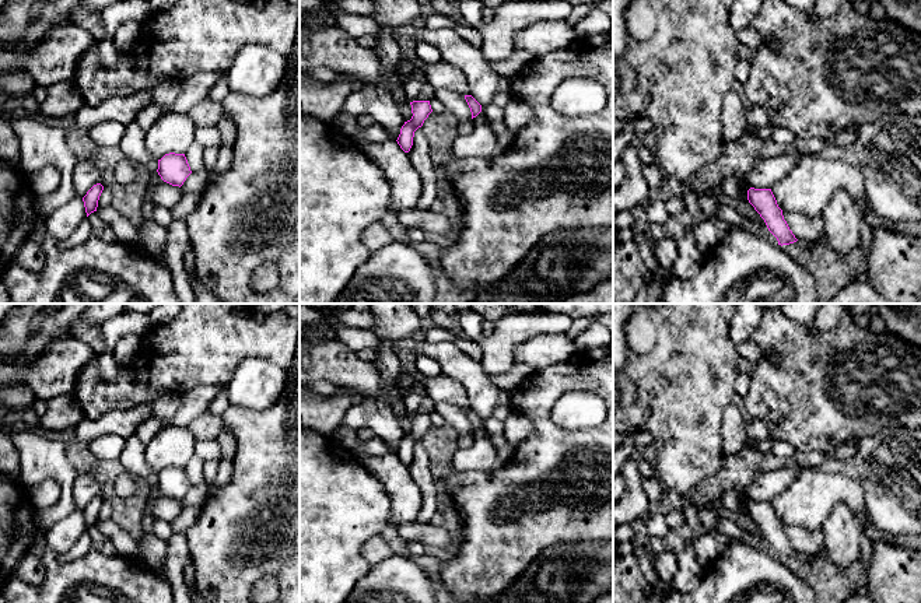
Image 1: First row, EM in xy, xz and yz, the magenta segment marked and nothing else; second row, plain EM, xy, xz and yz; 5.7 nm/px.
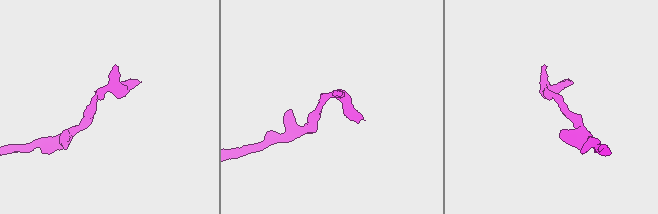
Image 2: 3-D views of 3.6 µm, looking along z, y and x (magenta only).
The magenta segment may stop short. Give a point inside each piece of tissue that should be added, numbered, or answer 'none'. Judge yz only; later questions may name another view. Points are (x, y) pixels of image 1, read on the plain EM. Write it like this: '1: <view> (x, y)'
none

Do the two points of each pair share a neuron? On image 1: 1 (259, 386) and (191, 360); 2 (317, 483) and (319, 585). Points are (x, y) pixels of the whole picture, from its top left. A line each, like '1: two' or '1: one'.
1: two
2: one

